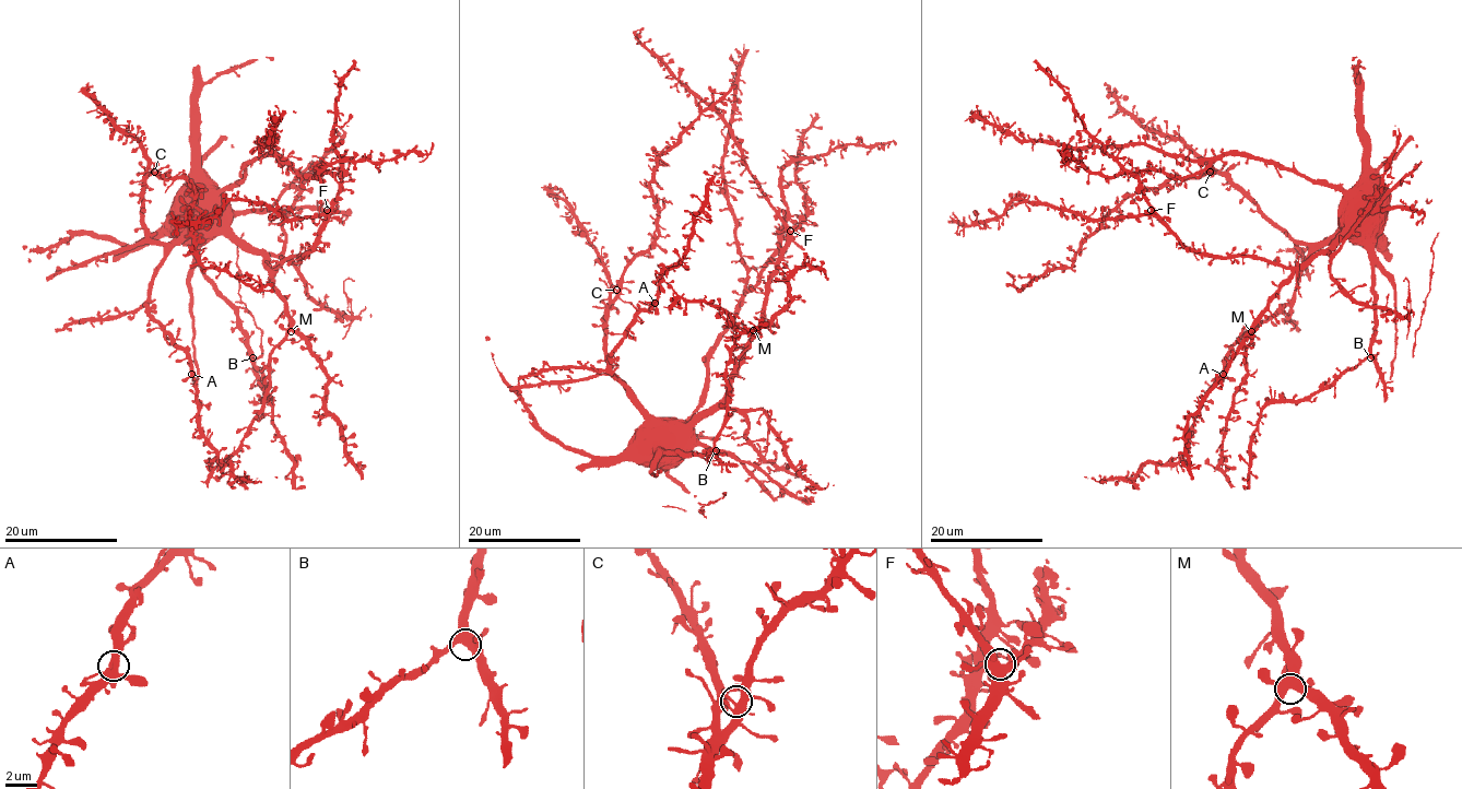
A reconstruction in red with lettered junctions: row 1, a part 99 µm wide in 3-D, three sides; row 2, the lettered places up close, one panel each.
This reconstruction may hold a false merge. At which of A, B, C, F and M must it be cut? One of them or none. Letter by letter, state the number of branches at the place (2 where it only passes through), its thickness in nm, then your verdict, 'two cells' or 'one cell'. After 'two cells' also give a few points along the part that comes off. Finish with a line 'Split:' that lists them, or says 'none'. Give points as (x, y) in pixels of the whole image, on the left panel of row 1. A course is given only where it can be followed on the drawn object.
A: 5 | 420 nm | one cell
B: 5 | 480 nm | one cell
C: 5 | 360 nm | one cell
F: 5 | 460 nm | one cell
M: 5 | 500 nm | one cell
Split: none

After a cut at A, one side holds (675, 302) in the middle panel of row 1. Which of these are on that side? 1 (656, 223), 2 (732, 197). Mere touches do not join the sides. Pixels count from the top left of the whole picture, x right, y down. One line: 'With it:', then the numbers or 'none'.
With it: 1, 2

